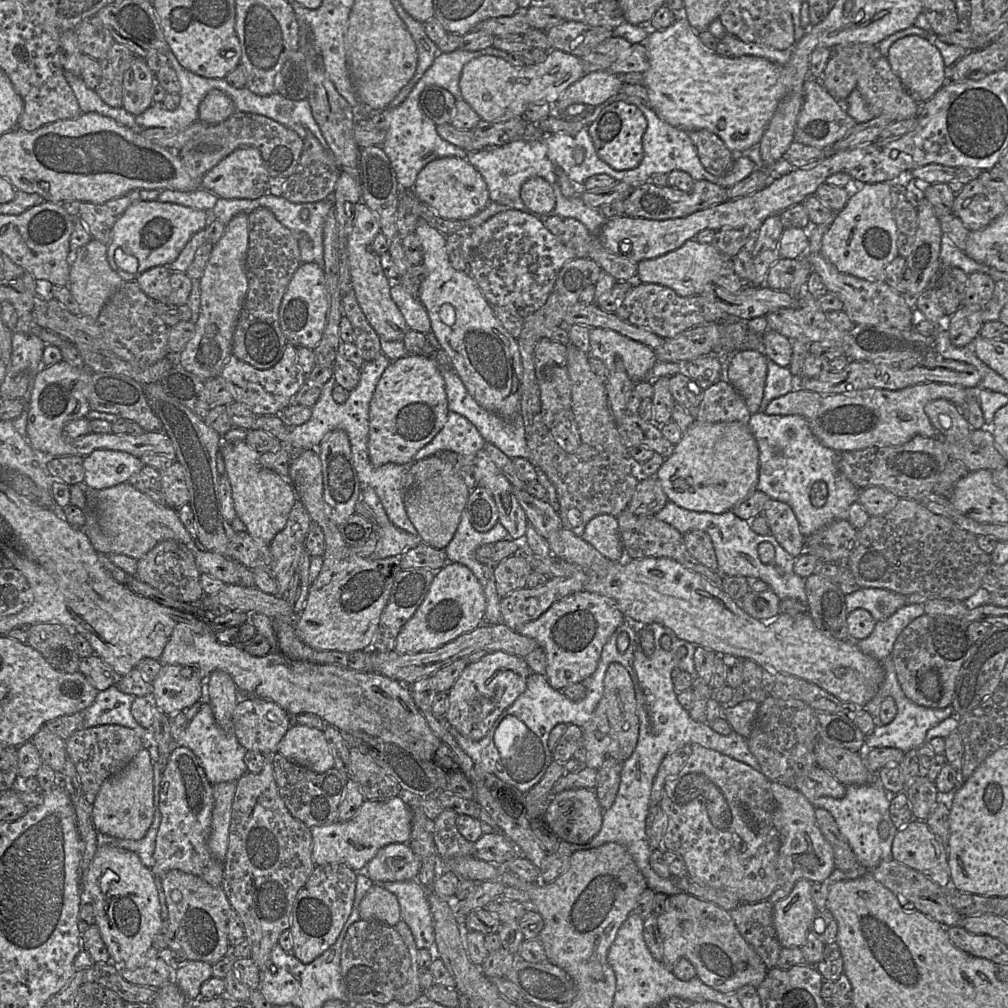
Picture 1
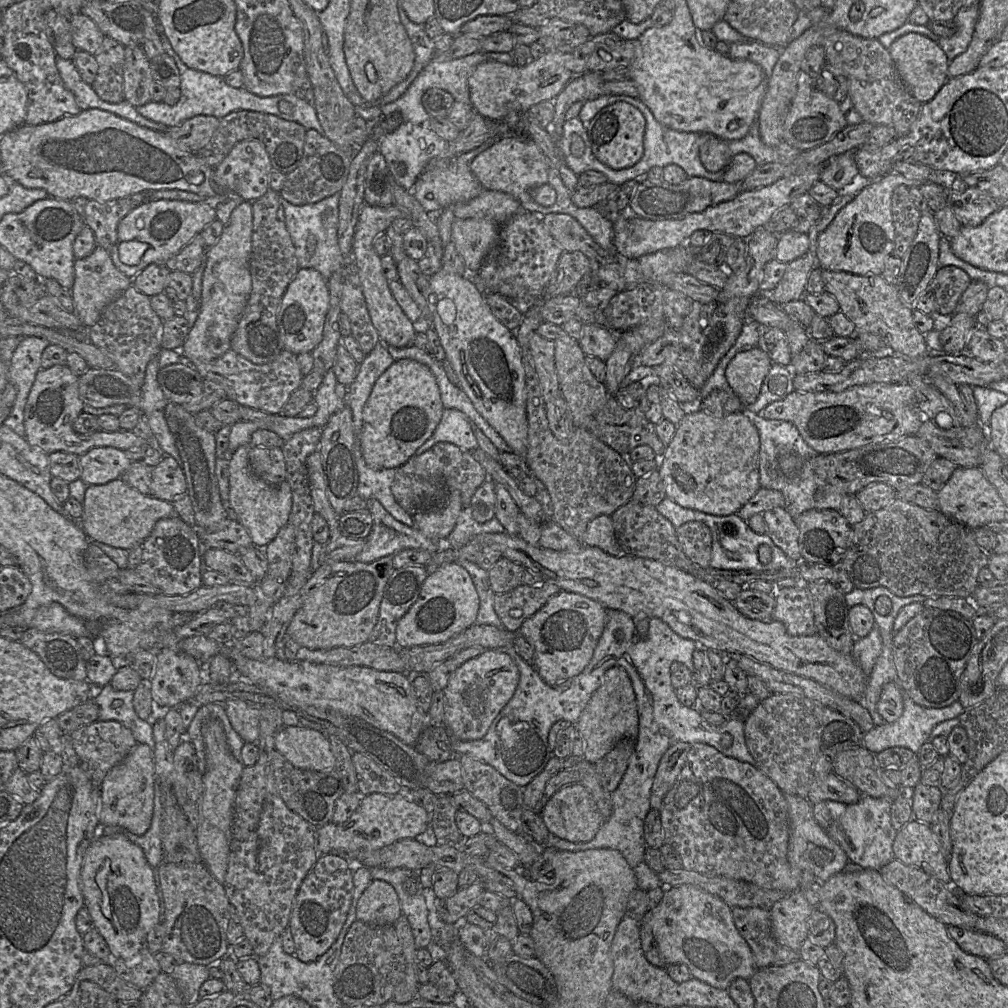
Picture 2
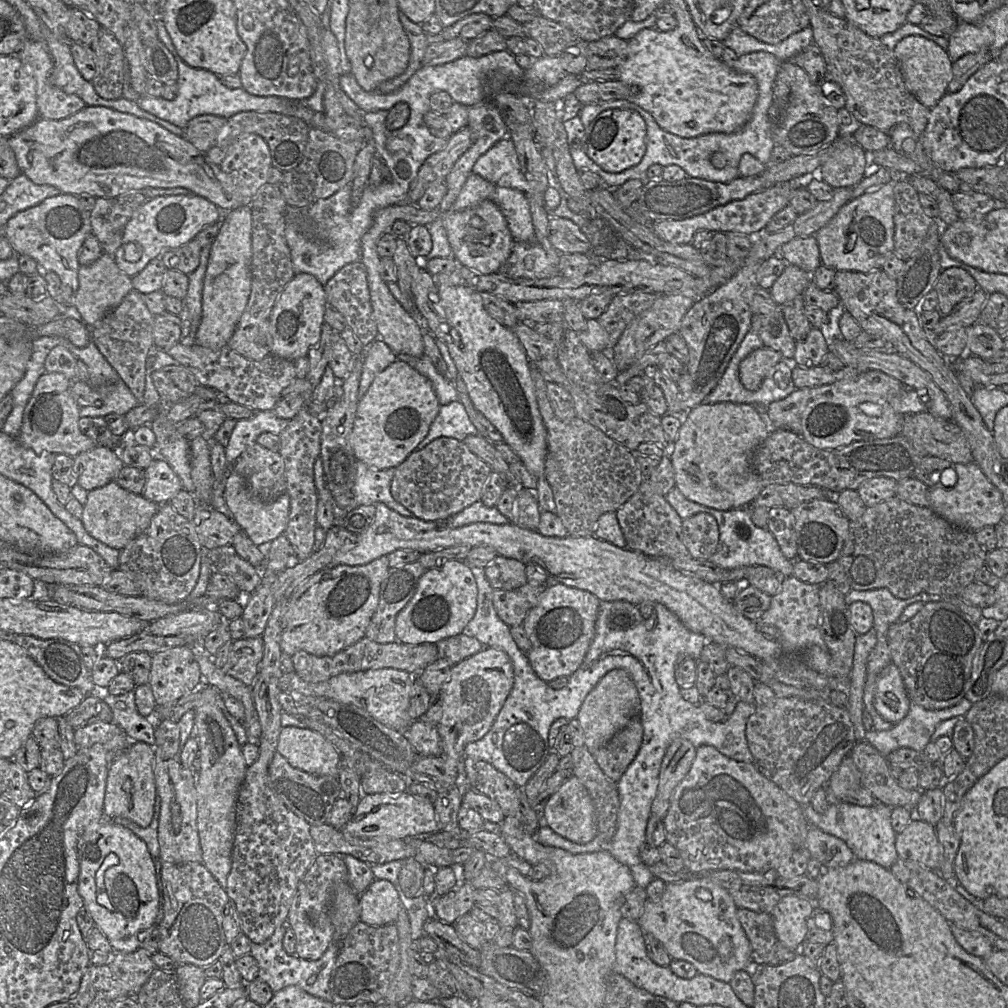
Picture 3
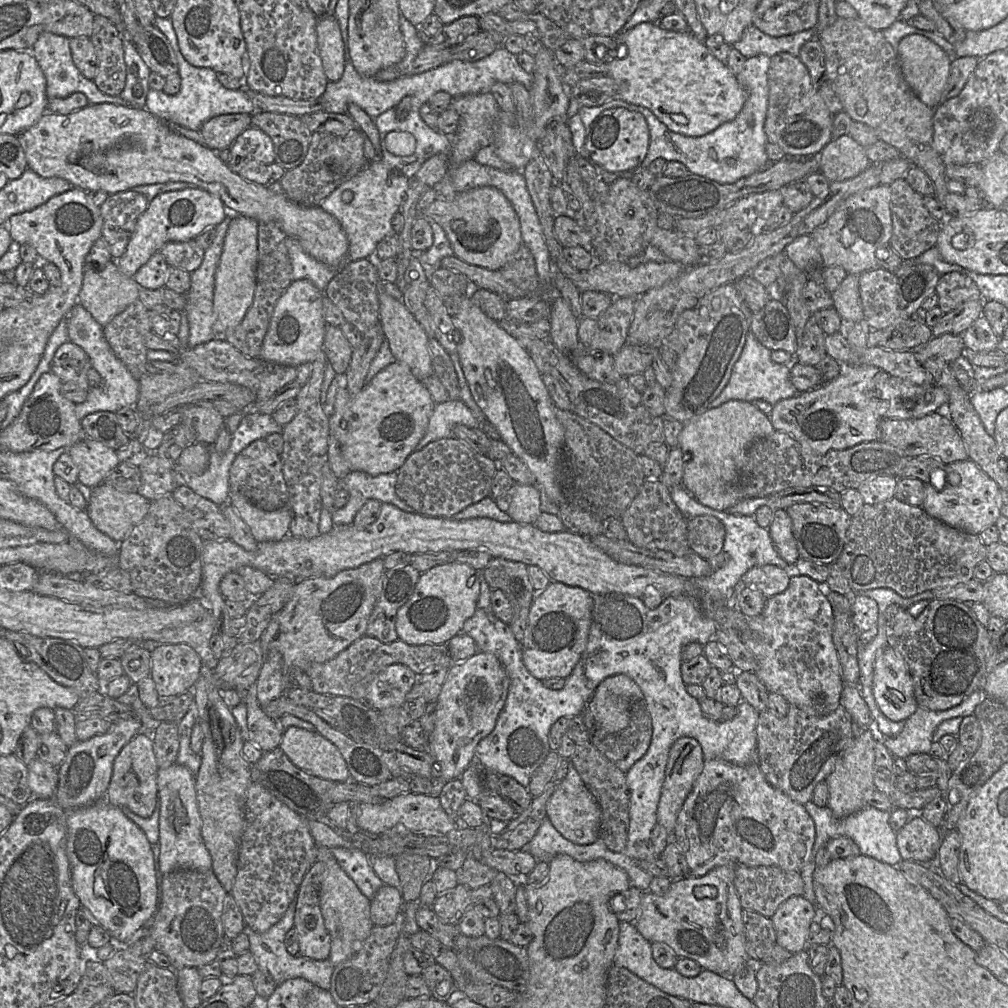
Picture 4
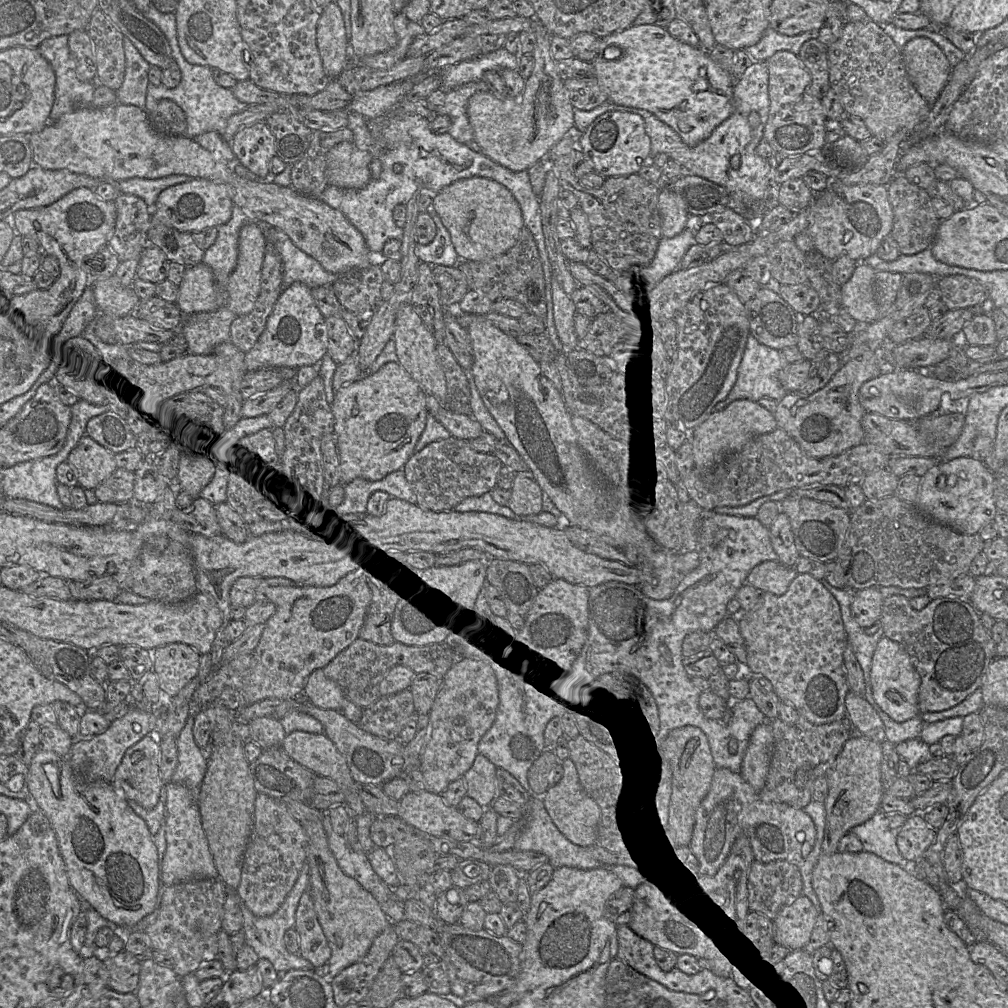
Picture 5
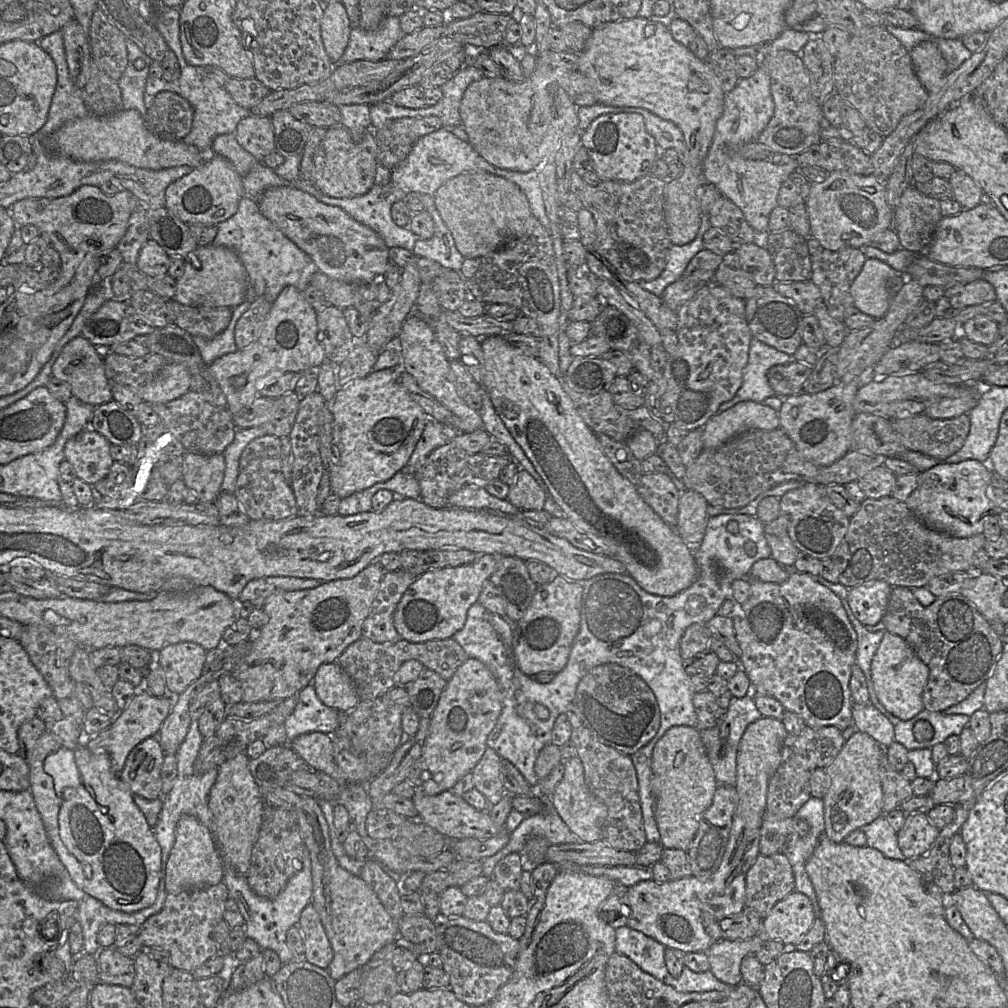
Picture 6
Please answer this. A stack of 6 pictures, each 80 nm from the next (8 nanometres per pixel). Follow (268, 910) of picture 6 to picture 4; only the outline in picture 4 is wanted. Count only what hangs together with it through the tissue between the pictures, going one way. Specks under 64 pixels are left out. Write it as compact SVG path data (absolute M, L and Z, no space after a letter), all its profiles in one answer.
M295 900L290 903L283 917L266 932L258 933L245 928L244 932L247 933L250 941L250 951L254 955L258 969L267 971L277 985L289 979L303 978L322 989L330 990L331 977L335 966L329 958L313 960L301 955L293 956L285 947L285 935L291 928L294 928L294 916Z

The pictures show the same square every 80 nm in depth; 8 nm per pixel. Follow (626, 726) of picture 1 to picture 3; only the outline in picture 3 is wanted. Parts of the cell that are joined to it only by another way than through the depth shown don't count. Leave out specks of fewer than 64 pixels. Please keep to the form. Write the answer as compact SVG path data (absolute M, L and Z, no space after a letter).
M620 668L610 670L587 695L578 713L577 720L584 732L584 746L594 755L639 713L640 697L630 674Z

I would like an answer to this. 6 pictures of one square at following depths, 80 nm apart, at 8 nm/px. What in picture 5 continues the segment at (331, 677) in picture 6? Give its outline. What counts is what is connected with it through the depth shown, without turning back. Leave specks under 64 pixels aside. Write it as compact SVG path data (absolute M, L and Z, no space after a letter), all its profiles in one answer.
M322 668L316 669L309 675L303 692L306 701L323 709L341 711L349 701L342 688L327 678Z

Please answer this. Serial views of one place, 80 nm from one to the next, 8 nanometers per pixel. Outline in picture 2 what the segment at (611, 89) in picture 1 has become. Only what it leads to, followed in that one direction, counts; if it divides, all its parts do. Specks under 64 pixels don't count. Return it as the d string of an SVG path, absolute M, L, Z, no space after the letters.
M585 72L574 77L554 99L555 114L548 127L551 138L558 144L563 135L565 114L578 101L594 100L604 95L604 83L601 73Z

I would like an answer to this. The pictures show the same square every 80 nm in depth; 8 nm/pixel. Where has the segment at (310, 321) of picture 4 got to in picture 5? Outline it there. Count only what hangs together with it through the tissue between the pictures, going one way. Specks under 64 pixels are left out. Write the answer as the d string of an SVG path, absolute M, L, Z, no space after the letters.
M294 282L280 294L266 327L254 347L245 353L248 371L265 368L292 368L319 364L327 354L327 329L325 318L312 296L313 288L302 282Z

